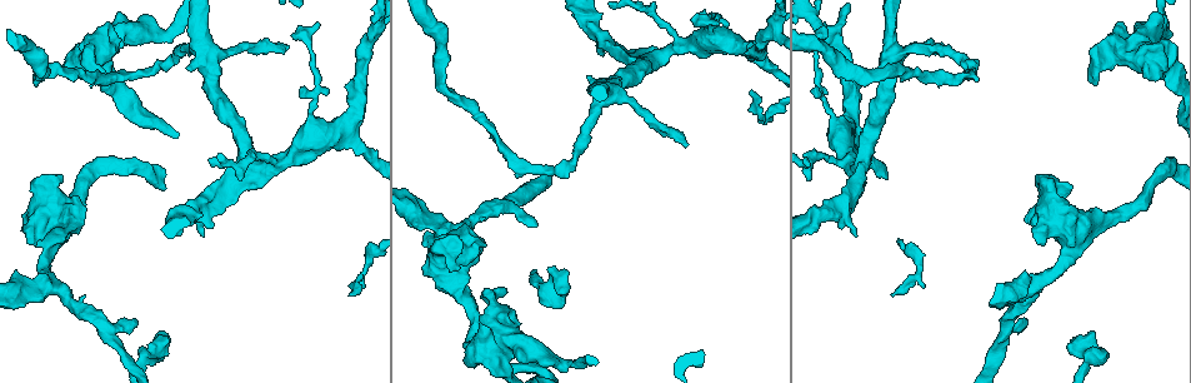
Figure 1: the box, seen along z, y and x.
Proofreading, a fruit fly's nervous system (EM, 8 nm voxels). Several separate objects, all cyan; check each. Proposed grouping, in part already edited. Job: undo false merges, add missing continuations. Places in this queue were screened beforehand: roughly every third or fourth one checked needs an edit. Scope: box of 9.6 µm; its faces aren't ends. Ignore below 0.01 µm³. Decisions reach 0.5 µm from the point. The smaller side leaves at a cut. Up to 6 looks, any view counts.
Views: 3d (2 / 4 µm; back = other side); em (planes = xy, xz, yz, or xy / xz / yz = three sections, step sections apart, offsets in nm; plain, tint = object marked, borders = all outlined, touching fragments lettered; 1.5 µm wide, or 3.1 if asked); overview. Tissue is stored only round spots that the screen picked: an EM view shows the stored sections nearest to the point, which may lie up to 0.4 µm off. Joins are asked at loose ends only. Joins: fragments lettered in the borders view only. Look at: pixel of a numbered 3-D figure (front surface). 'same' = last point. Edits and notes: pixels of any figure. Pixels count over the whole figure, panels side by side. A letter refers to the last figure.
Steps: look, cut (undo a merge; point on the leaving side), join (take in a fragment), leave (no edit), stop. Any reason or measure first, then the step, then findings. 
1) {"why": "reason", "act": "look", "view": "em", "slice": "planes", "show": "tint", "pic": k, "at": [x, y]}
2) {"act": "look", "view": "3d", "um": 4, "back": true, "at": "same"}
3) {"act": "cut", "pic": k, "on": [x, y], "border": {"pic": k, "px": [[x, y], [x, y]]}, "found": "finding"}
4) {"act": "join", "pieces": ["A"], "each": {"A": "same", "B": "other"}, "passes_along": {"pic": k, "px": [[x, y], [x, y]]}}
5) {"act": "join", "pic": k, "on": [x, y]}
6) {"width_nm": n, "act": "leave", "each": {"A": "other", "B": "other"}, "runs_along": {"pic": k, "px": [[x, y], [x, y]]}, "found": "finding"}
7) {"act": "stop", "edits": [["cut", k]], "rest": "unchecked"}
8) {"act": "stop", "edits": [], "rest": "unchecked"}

{"why": "thick turns thin", "act": "look", "view": "3d", "um": 2, "pic": 1, "at": [1094, 353]}

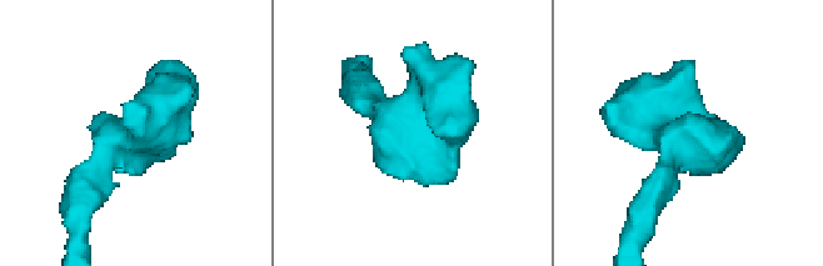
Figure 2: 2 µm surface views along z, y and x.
{"why": "shape alone is not enough", "act": "look", "view": "em", "slice": "planes", "show": "borders", "pic": 2, "at": [690, 139]}

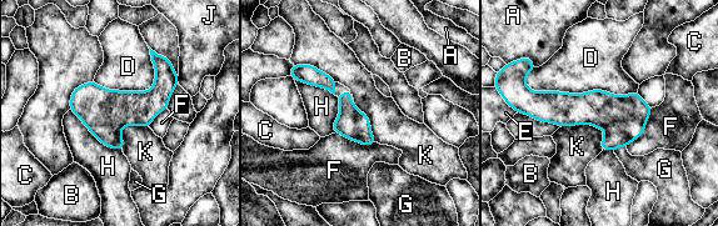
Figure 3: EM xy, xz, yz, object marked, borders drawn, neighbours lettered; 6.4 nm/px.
{"act": "leave", "each": {"A": "other", "B": "other", "C": "other", "D": "other", "E": "other", "F": "other", "G": "other", "H": "other", "J": "other", "K": "other"}, "runs_along": {"pic": 3, "px": [[519, 104], [647, 112]]}, "found": "one neuron here"}

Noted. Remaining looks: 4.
{"why": "sudden change in width", "act": "look", "view": "em", "slice": "xz", "step": 4, "show": "tint", "pic": 1, "at": [1169, 57]}

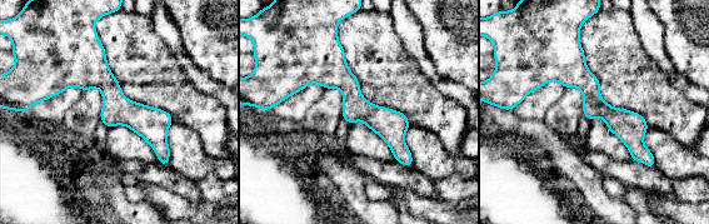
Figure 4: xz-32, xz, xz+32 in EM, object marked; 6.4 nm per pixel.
{"act": "look", "view": "em", "slice": "yz", "step": 4, "show": "tint", "at": "same"}

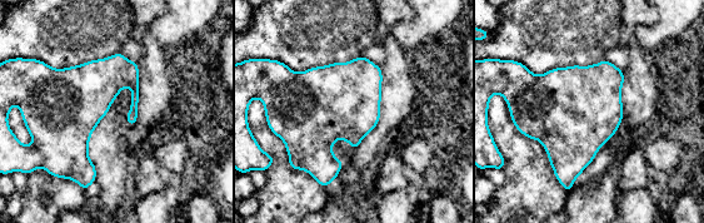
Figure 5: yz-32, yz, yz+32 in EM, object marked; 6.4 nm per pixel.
{"why": "what lies round it", "act": "look", "view": "em", "slice": "yz", "step": 4, "show": "borders", "at": "same"}

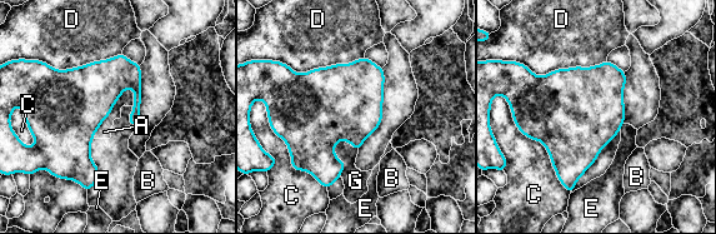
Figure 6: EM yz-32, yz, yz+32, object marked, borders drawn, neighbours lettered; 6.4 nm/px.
{"act": "leave", "each": {"A": "other", "B": "other", "C": "other", "D": "other", "E": "other", "G": "other"}, "border": {"pic": 6, "px": [[606, 59], [542, 75], [526, 66]]}, "found": "continuous, no second neuron"}

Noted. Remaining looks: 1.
{"why": "an open end", "act": "look", "view": "em", "slice": "planes", "show": "borders", "pic": 1, "at": [285, 44]}

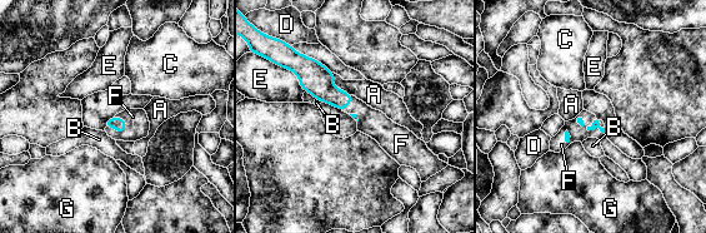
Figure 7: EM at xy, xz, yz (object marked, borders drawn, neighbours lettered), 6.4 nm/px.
{"longest_contact_nm": ["E", 220], "act": "join", "pieces": ["F"], "each": {"A": "other", "B": "other", "C": "other", "D": "other", "E": "other", "F": "same", "G": "other"}, "found": "it goes on there"}

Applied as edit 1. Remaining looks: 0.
{"act": "stop", "edits": [["join", 7]], "rest": "unchecked"}

